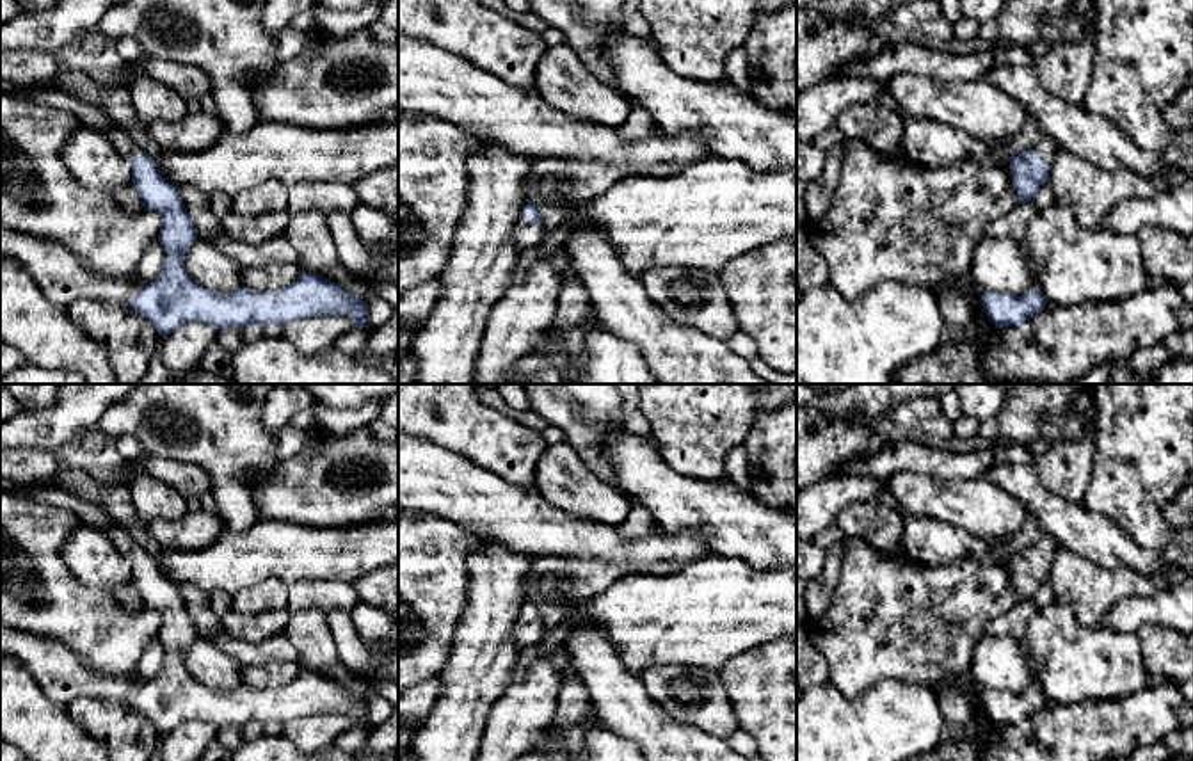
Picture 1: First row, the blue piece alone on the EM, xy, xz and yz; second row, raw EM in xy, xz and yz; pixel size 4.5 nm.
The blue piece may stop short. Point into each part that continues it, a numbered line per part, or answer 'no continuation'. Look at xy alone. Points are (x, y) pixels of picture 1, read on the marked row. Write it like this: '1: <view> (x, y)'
1: xy (121, 141)

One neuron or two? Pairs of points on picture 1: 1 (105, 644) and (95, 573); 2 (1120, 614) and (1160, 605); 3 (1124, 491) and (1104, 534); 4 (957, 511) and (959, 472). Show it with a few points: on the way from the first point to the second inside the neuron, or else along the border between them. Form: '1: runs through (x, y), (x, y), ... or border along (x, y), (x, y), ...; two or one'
1: border along (63, 562), (82, 584), (112, 594); two
2: runs through (1129, 614), (1151, 610); one
3: border along (1081, 505), (1108, 516), (1142, 546); two
4: border along (918, 472), (937, 479), (982, 477); two

